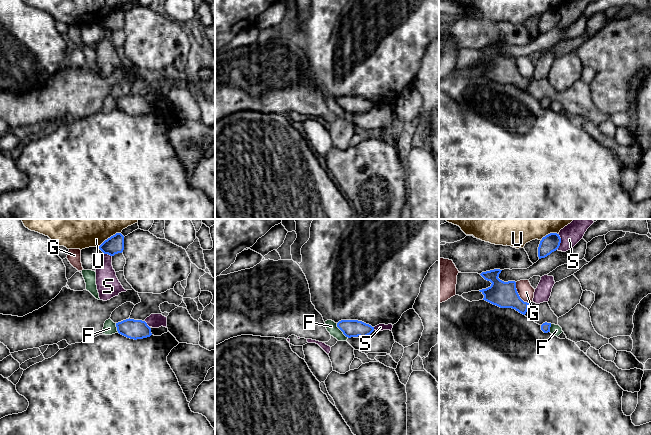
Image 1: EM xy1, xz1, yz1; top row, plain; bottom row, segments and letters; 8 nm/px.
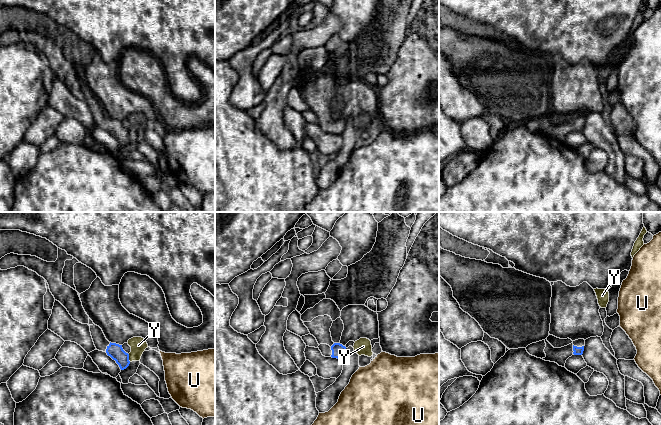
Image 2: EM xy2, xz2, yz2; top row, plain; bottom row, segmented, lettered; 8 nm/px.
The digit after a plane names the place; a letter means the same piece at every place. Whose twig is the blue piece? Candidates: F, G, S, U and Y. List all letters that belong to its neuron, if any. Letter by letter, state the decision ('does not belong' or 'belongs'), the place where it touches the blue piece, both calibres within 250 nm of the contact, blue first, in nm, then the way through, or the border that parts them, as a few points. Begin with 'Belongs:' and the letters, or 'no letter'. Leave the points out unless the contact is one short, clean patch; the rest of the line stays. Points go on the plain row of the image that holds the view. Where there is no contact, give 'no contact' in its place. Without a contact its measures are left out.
Belongs: no letter
F: does not belong; meets blue in xz1 at (341, 106); 140 nm thick on the blue side, 90 nm on the other; border along xz1 (336, 99), (336, 102), (348, 113)
G: does not belong; meets blue in yz1 at (518, 70); 200 nm thick on the blue side, 130 nm on the other
S: does not belong; meets blue in yz1 at (560, 18); 140 nm thick on the blue side, 170 nm on the other
U: does not belong; meets blue in xy1 at (110, 13); 140 nm thick on the blue side, 200 nm on the other
Y: does not belong; meets blue in xy2 at (128, 134); 120 nm thick on the blue side, 130 nm on the other; border along xy2 (128, 130), (130, 137)

